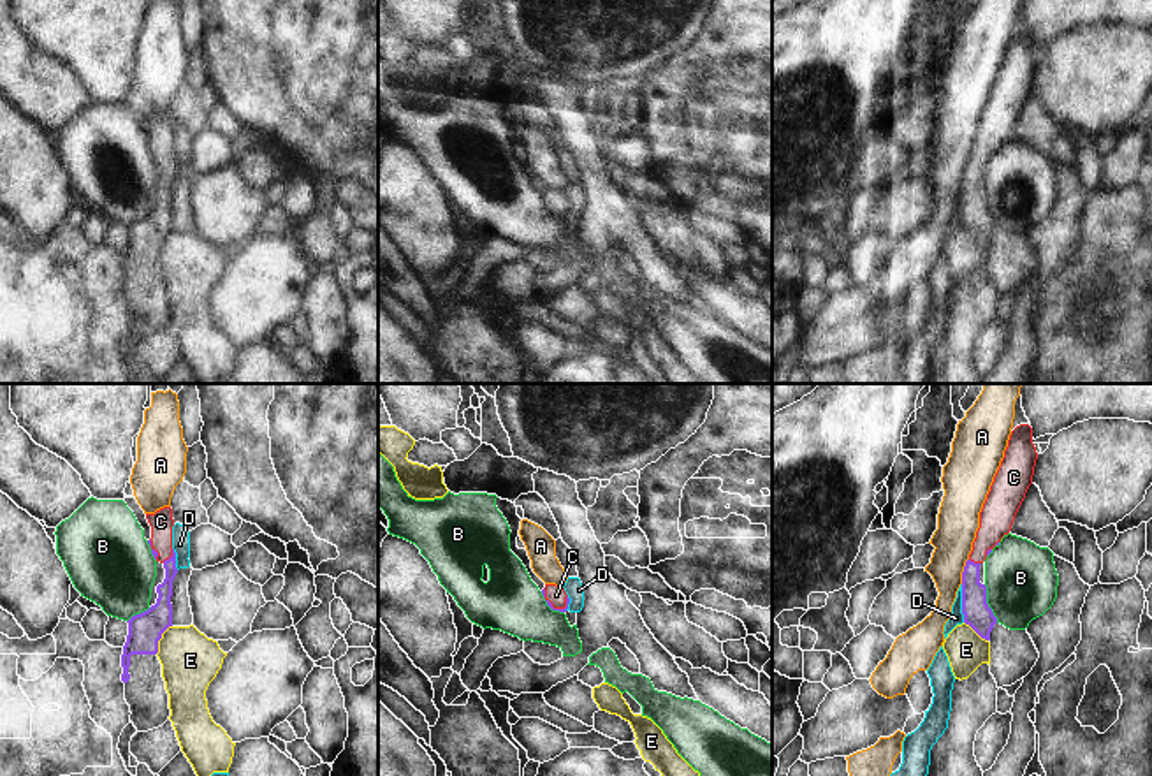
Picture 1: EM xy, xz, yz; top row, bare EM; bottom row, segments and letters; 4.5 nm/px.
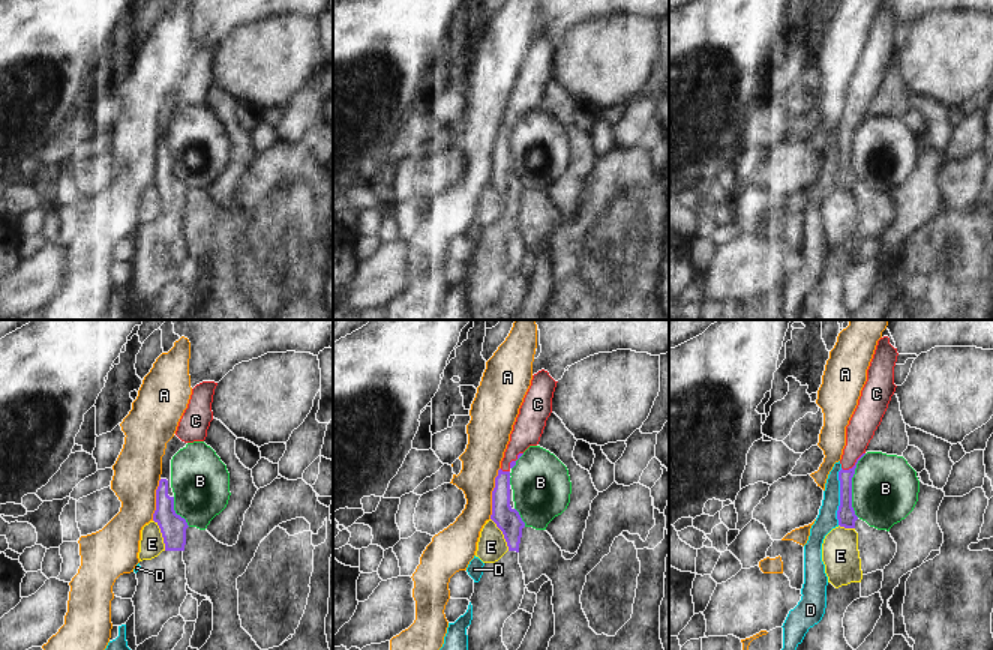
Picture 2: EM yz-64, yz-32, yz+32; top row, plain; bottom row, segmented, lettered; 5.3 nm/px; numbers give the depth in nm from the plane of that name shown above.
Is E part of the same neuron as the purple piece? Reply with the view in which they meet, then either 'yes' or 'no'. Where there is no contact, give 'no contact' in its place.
meets purple in xy; no

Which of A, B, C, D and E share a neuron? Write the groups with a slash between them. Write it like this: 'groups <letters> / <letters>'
groups A / B / C / D / E

